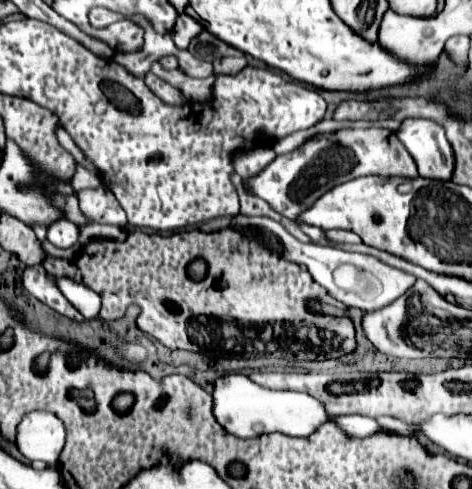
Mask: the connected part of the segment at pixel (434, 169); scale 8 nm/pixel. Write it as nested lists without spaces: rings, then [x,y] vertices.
[[[408,118],[402,122],[396,136],[414,158],[422,178],[452,180],[454,150],[438,122]]]

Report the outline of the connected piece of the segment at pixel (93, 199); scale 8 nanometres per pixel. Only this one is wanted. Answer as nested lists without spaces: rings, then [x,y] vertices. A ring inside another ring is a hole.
[[[100,186],[96,190],[82,190],[78,192],[80,200],[80,210],[92,220],[100,224],[116,224],[116,226],[126,226],[126,212],[118,204],[118,200],[110,194],[106,186]]]

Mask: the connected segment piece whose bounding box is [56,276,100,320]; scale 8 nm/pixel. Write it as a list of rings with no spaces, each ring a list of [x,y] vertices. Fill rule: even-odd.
[[[56,278],[56,286],[60,288],[60,292],[66,296],[66,300],[86,318],[98,318],[98,312],[100,312],[100,296],[90,290],[88,286],[84,284],[78,284],[74,282],[72,278]]]

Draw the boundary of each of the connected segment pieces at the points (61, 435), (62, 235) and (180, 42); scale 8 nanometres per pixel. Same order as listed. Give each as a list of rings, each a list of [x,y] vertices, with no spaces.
[[[30,412],[22,418],[16,432],[18,450],[30,460],[42,460],[48,464],[58,462],[64,448],[66,432],[64,424],[52,412]]]
[[[60,220],[58,224],[52,224],[48,228],[46,238],[56,246],[56,248],[70,248],[78,242],[78,228],[70,220]]]
[[[182,13],[178,15],[176,26],[174,26],[174,30],[172,30],[172,40],[174,40],[174,44],[176,44],[180,50],[186,50],[188,44],[190,44],[190,40],[192,40],[194,36],[198,36],[200,32],[202,32],[200,22],[196,22],[194,18],[190,18],[190,16]]]

